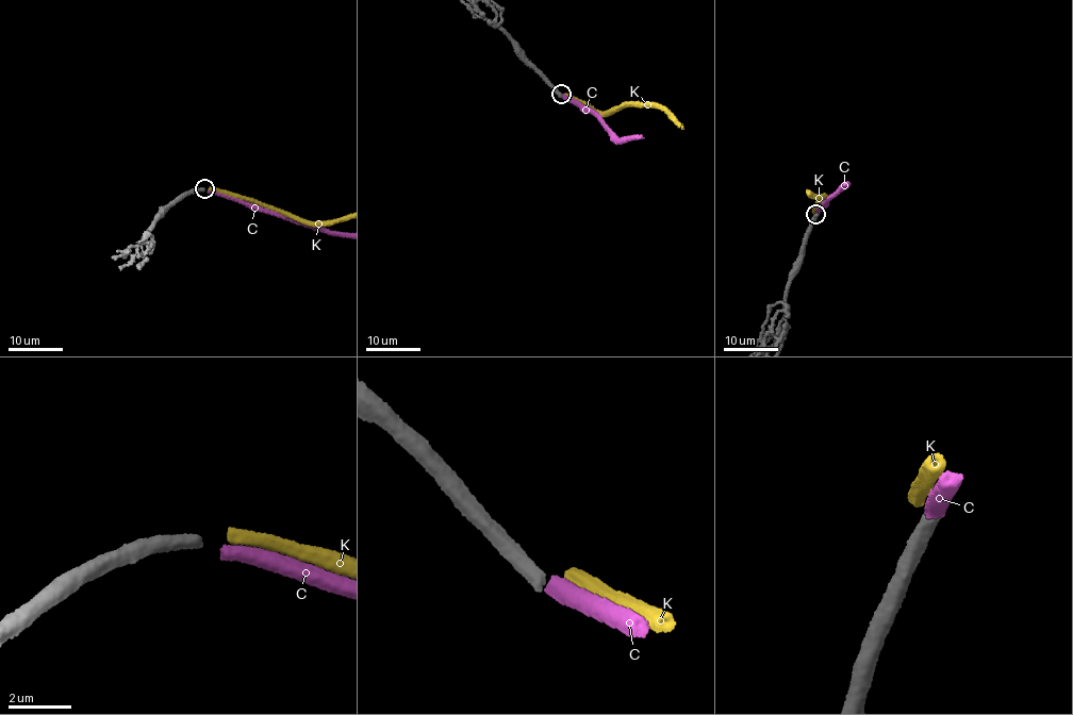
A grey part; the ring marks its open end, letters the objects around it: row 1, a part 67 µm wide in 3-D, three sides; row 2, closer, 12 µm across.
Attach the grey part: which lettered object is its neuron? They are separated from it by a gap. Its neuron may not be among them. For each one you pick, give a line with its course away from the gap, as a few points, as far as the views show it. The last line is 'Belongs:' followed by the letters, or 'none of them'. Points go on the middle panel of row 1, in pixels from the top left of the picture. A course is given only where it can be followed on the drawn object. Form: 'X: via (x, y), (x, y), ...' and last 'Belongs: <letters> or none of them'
Belongs: K

